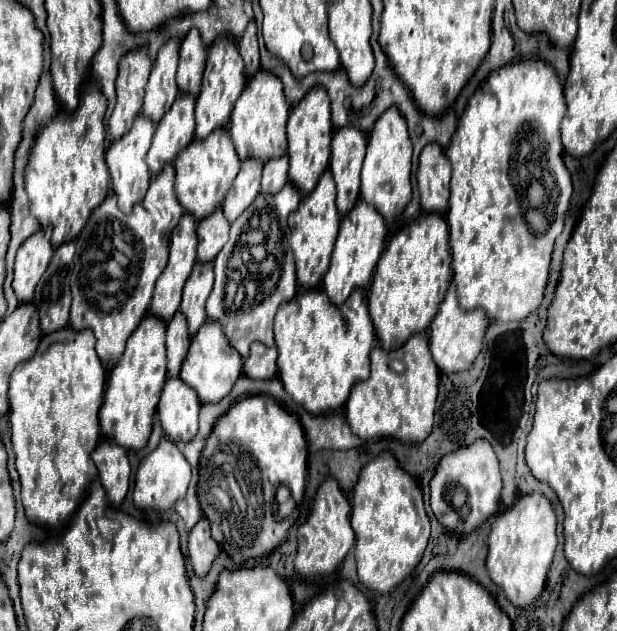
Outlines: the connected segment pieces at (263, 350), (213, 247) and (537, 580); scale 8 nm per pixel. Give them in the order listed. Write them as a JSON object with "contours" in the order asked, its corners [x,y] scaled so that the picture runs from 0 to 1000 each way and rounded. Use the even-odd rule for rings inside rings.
{"contours":[[[[410,542],[394,586],[413,602],[442,599],[449,593],[449,552],[429,548],[426,542]]],[[[358,330],[319,355],[319,377],[323,377],[319,412],[342,415],[371,377],[371,352],[361,342]]],[[[877,780],[838,783],[831,802],[809,811],[796,830],[786,900],[793,916],[815,932],[818,945],[835,960],[857,960],[857,954],[864,954],[864,948],[870,948],[883,929],[887,903],[903,865],[900,830],[900,811]]]]}

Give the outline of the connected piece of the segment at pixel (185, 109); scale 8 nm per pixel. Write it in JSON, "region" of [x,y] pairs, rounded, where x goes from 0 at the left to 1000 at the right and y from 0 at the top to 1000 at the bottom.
{"region":[[[287,149],[277,171],[254,193],[254,206],[238,241],[238,263],[248,276],[254,276],[267,257],[280,257],[280,250],[316,219],[316,165],[319,152]]]}

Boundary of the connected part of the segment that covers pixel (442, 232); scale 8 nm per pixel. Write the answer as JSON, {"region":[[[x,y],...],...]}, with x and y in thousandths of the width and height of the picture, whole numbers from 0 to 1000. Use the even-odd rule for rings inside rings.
{"region":[[[712,336],[682,339],[669,352],[640,368],[618,403],[601,460],[598,498],[608,513],[611,539],[621,555],[643,555],[656,536],[689,526],[708,485],[718,479],[731,447],[731,403],[728,403],[728,358]]]}

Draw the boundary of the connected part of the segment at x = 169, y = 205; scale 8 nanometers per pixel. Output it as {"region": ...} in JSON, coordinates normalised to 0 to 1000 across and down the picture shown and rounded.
{"region":[[[267,260],[264,269],[245,282],[241,301],[232,314],[232,330],[248,342],[251,361],[274,374],[280,358],[290,352],[297,330],[287,320],[284,301],[280,301],[280,285],[284,285],[284,269],[280,260]]]}

